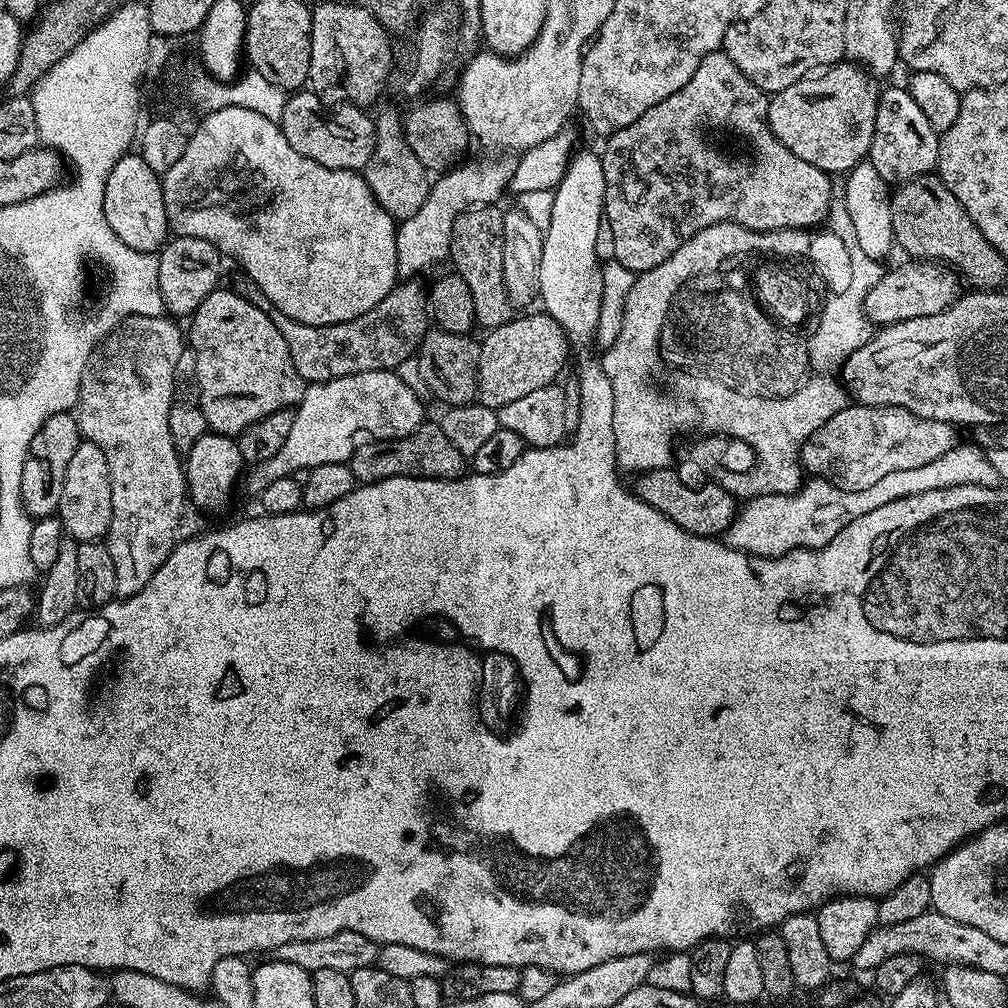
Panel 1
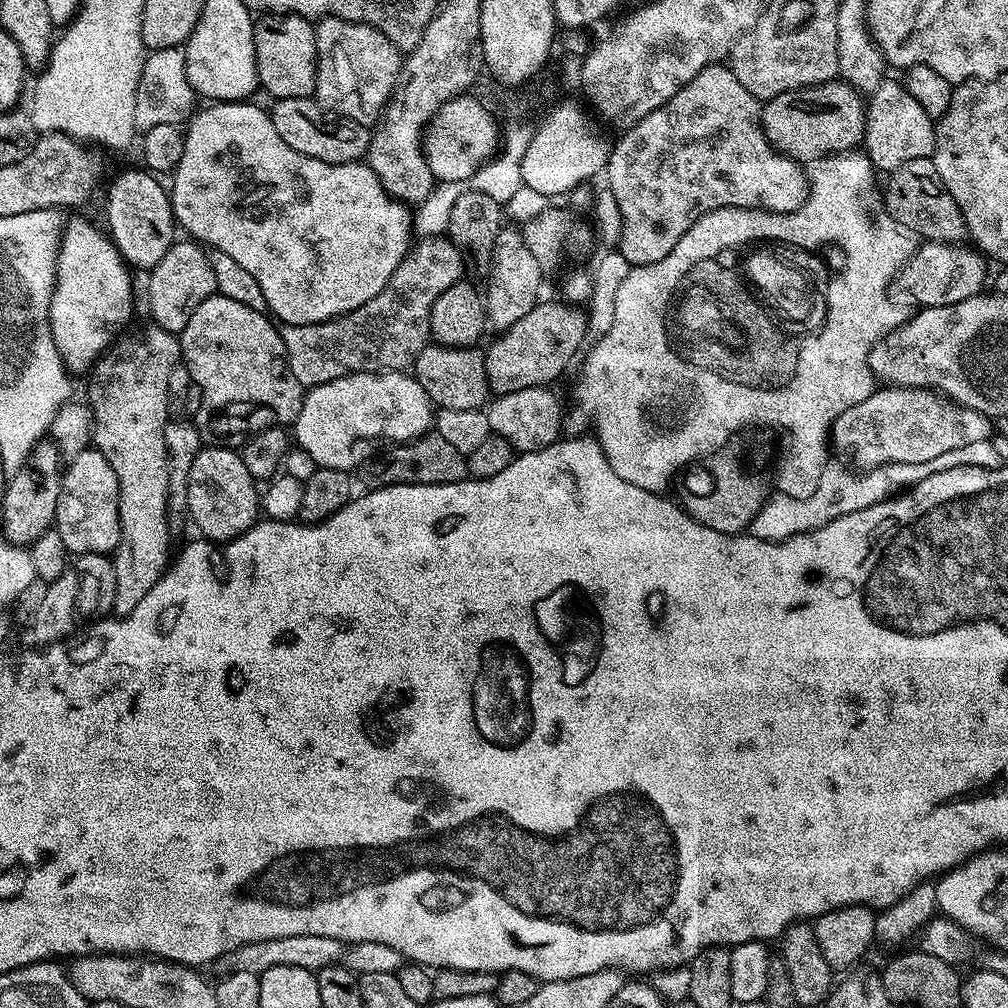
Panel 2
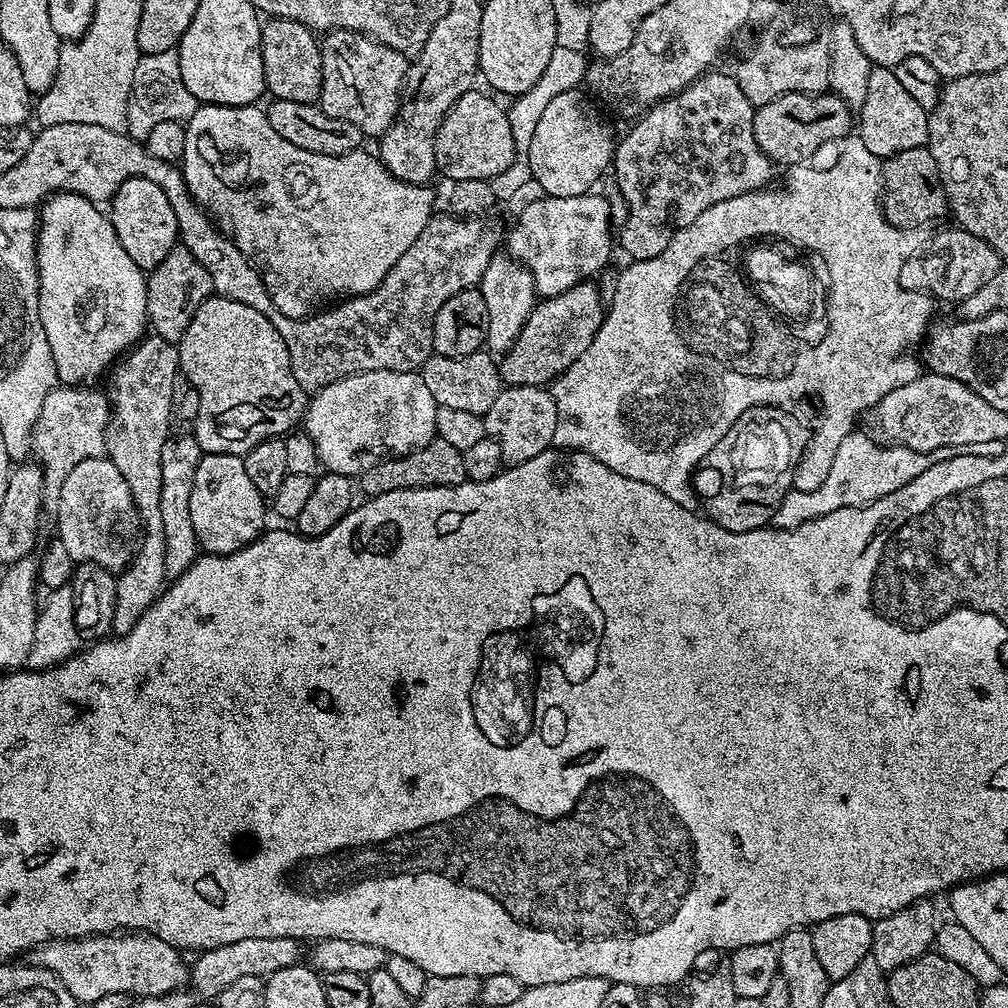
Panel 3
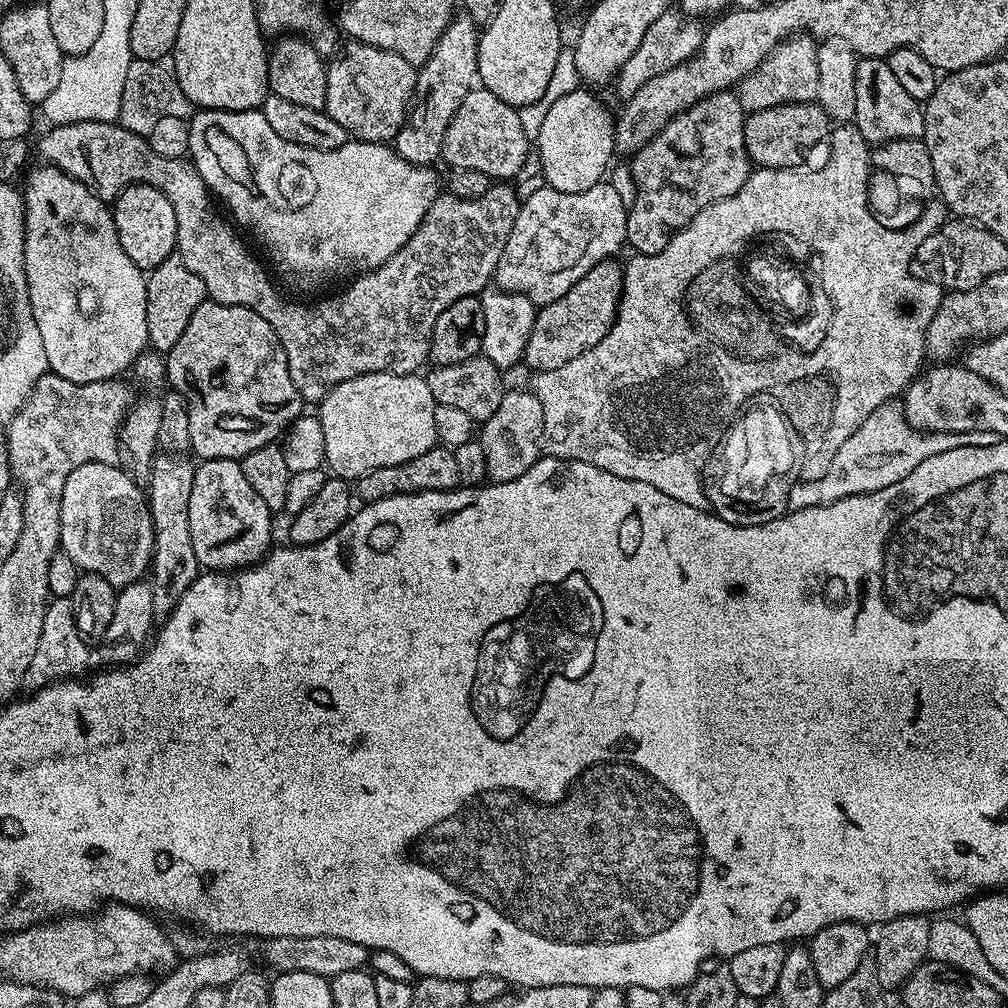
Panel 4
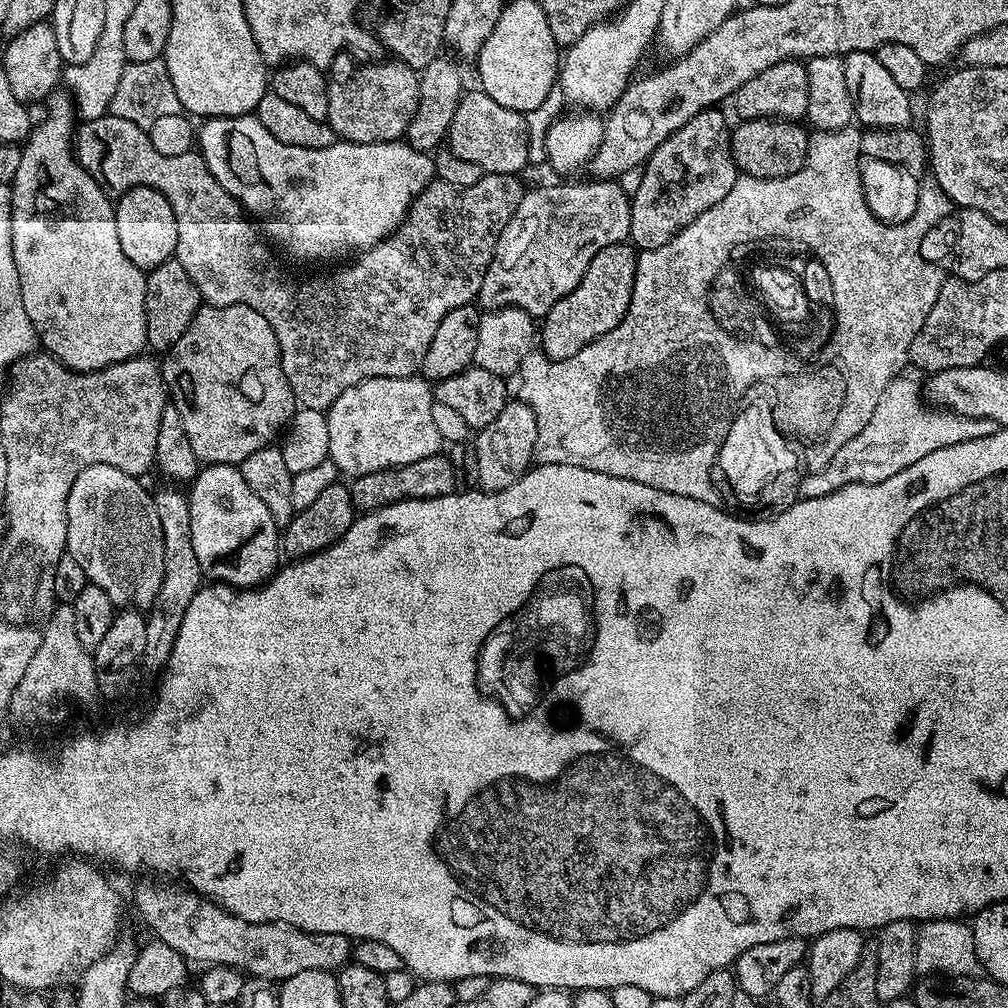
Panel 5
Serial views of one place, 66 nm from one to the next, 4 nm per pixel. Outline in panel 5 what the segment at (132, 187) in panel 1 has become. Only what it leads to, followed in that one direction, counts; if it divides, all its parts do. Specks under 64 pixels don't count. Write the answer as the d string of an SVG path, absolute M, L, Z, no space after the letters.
M130 188L115 201L118 222L118 242L122 242L122 254L134 262L134 266L151 270L162 262L173 259L178 246L178 222L170 202L153 188Z

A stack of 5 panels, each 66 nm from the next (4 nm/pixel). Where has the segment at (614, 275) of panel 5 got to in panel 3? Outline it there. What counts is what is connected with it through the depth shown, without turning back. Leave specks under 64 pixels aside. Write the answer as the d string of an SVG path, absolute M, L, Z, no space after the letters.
M592 282L576 284L557 296L541 299L532 309L517 341L499 357L500 378L505 385L551 385L557 376L594 342L606 315L606 300Z

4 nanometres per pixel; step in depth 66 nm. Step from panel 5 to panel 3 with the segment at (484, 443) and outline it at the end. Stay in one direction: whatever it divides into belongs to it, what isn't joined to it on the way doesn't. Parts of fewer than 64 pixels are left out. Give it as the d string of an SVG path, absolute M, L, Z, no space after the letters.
M514 384L501 387L494 406L484 417L486 435L502 448L505 465L530 462L538 454L553 447L552 439L558 422L556 403L551 391L538 384Z

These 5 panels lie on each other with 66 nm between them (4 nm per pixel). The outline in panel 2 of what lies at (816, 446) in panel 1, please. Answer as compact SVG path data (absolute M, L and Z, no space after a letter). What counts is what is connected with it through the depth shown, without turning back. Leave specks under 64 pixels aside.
M884 386L878 388L866 400L845 410L833 422L830 435L831 445L843 452L853 467L861 471L880 468L888 463L926 463L938 458L947 451L970 446L971 443L982 443L993 435L994 424L989 417L983 416L978 410L963 408L927 388L894 388Z

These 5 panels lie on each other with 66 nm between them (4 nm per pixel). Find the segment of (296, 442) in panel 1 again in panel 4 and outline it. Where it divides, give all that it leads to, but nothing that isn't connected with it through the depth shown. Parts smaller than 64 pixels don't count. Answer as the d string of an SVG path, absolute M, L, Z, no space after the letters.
M375 372L335 384L318 404L320 408L318 417L325 438L324 458L330 472L332 467L331 475L355 482L360 477L370 474L370 470L410 462L410 458L418 458L418 454L426 454L426 450L437 447L438 441L434 430L436 405L434 394L430 394L427 379L420 374L403 376L389 372Z

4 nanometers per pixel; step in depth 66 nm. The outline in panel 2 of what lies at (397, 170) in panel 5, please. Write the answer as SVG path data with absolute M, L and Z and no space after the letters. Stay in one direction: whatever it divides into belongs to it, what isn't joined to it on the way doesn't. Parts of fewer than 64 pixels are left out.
M216 102L187 121L182 158L170 176L173 218L191 239L230 254L247 270L262 290L265 309L280 324L321 324L366 306L410 251L414 229L409 205L387 192L367 163L331 164L290 150L278 138L271 115L252 103Z

